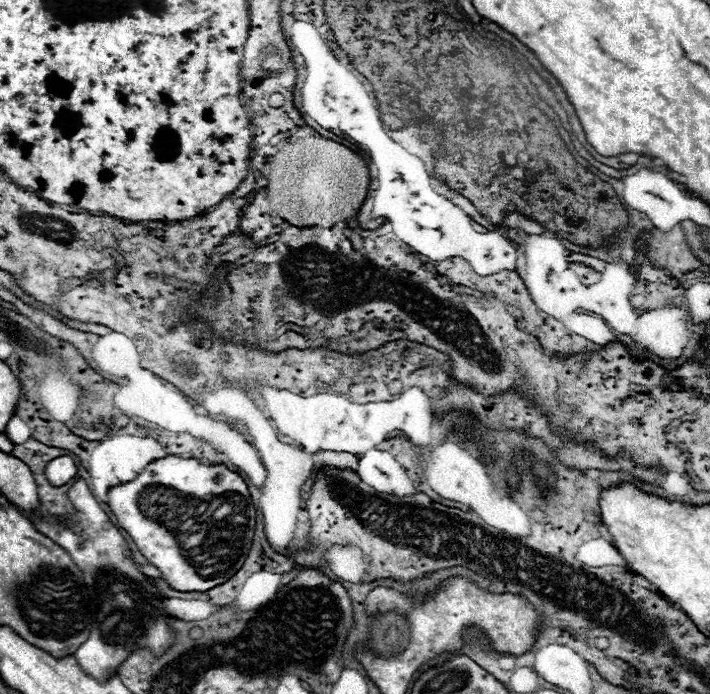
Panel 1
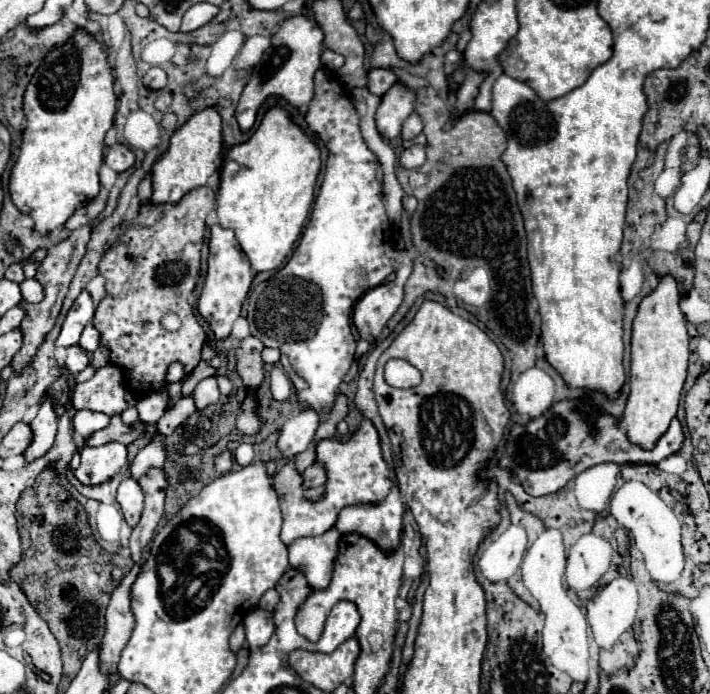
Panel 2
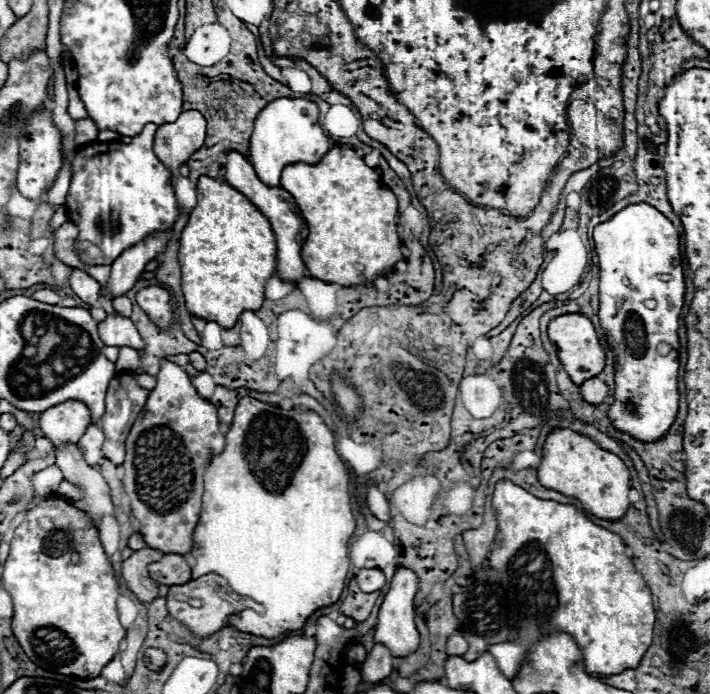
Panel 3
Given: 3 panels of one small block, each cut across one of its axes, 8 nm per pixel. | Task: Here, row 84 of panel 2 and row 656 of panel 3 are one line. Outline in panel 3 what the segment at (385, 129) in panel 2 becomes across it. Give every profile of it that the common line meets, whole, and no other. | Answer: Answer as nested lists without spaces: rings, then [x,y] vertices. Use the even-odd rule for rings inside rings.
[[[398,570],[392,578],[392,584],[390,584],[390,590],[380,606],[380,612],[378,612],[378,624],[376,624],[376,634],[374,634],[374,642],[376,644],[384,644],[390,654],[394,658],[404,658],[408,654],[412,654],[418,646],[420,646],[420,634],[416,630],[416,624],[414,624],[414,596],[418,592],[418,578],[414,572],[410,570]]]

